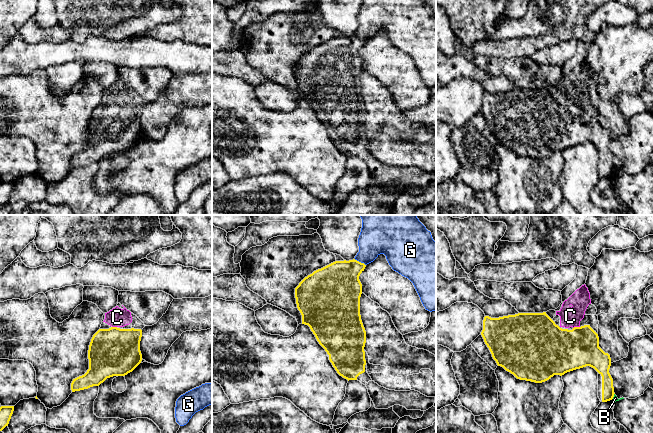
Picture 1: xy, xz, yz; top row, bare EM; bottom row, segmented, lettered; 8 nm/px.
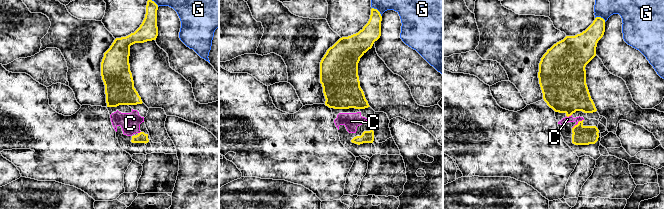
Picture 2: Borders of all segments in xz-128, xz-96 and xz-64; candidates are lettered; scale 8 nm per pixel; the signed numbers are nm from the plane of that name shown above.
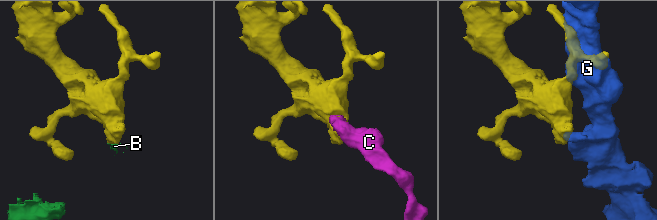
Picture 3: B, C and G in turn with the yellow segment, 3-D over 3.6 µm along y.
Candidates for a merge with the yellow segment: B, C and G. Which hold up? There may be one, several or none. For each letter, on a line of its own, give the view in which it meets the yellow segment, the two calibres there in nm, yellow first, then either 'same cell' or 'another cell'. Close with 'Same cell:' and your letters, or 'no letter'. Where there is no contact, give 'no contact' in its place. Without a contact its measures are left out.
B: contact in yz; calibres 110 and 40 nm; another cell
C: contact in yz; calibres 380 and 160 nm; same cell
G: contact in xz; calibres 340 and 260 nm; another cell
Same cell: C

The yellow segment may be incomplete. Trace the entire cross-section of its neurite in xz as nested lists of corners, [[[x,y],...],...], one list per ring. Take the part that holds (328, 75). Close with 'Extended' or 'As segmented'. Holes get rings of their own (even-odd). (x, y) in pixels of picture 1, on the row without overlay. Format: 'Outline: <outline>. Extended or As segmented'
Outline: [[[355,35],[335,37],[305,53],[295,64],[302,100],[310,103],[337,149],[348,157],[357,156],[365,148],[366,107],[360,91],[362,60],[359,56],[365,43]]]. As segmented

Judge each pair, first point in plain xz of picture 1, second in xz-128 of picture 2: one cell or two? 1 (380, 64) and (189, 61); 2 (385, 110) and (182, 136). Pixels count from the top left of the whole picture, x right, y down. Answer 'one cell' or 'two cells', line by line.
1: one cell
2: two cells

